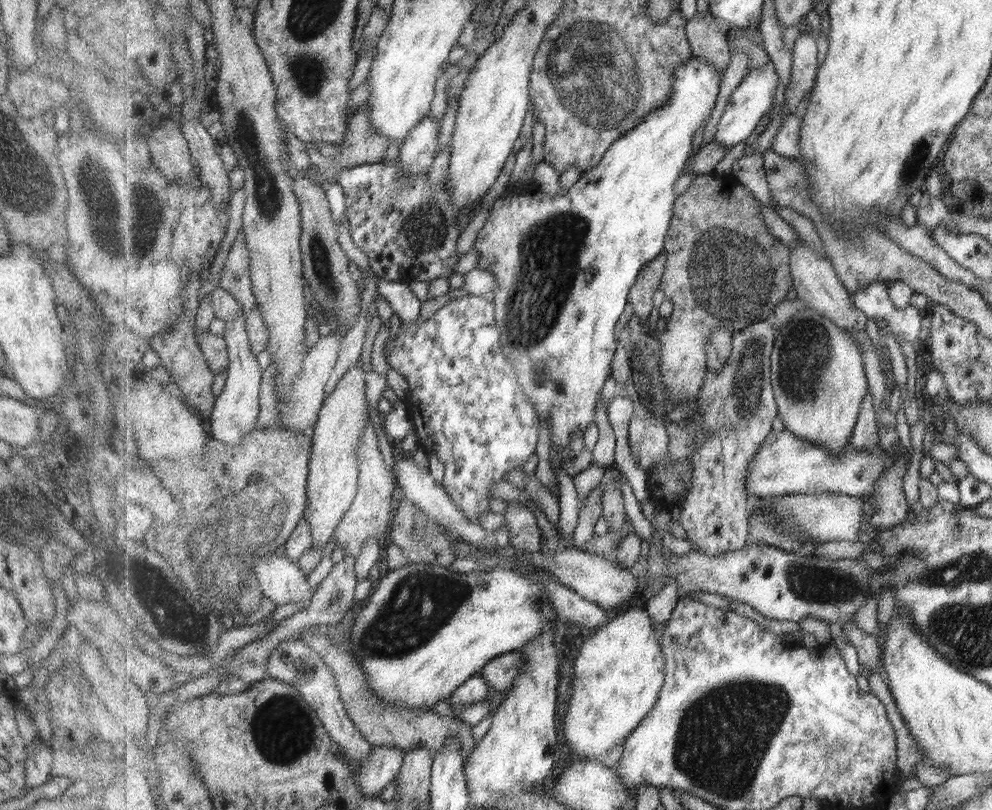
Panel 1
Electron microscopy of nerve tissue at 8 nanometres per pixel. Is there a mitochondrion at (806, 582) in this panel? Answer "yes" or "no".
yes

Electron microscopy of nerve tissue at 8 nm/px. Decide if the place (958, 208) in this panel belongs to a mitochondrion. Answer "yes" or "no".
no

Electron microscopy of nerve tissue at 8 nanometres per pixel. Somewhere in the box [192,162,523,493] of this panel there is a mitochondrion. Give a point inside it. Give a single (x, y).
(421, 227)

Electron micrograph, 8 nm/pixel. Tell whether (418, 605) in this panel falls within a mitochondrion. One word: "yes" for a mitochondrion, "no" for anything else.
yes

